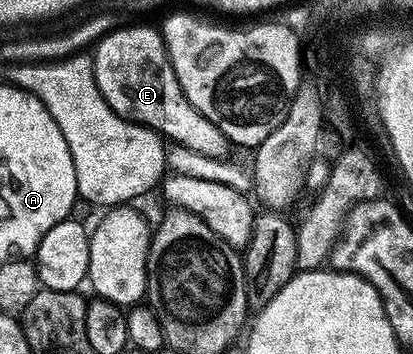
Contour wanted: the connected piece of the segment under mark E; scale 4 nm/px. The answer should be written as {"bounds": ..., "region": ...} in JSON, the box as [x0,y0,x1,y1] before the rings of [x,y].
{"bounds":[92,25,232,158],"region":[[[130,25],[127,29],[115,27],[109,34],[102,38],[93,46],[92,56],[94,58],[94,74],[96,75],[96,85],[100,87],[100,95],[120,115],[129,121],[136,121],[140,125],[147,125],[155,133],[163,138],[169,139],[175,145],[183,145],[192,151],[200,151],[200,155],[209,157],[229,158],[232,152],[230,141],[192,103],[188,103],[188,95],[180,87],[180,79],[176,79],[176,71],[170,62],[170,56],[166,50],[166,44],[162,38],[161,32],[157,28],[149,29],[146,25]]]}

